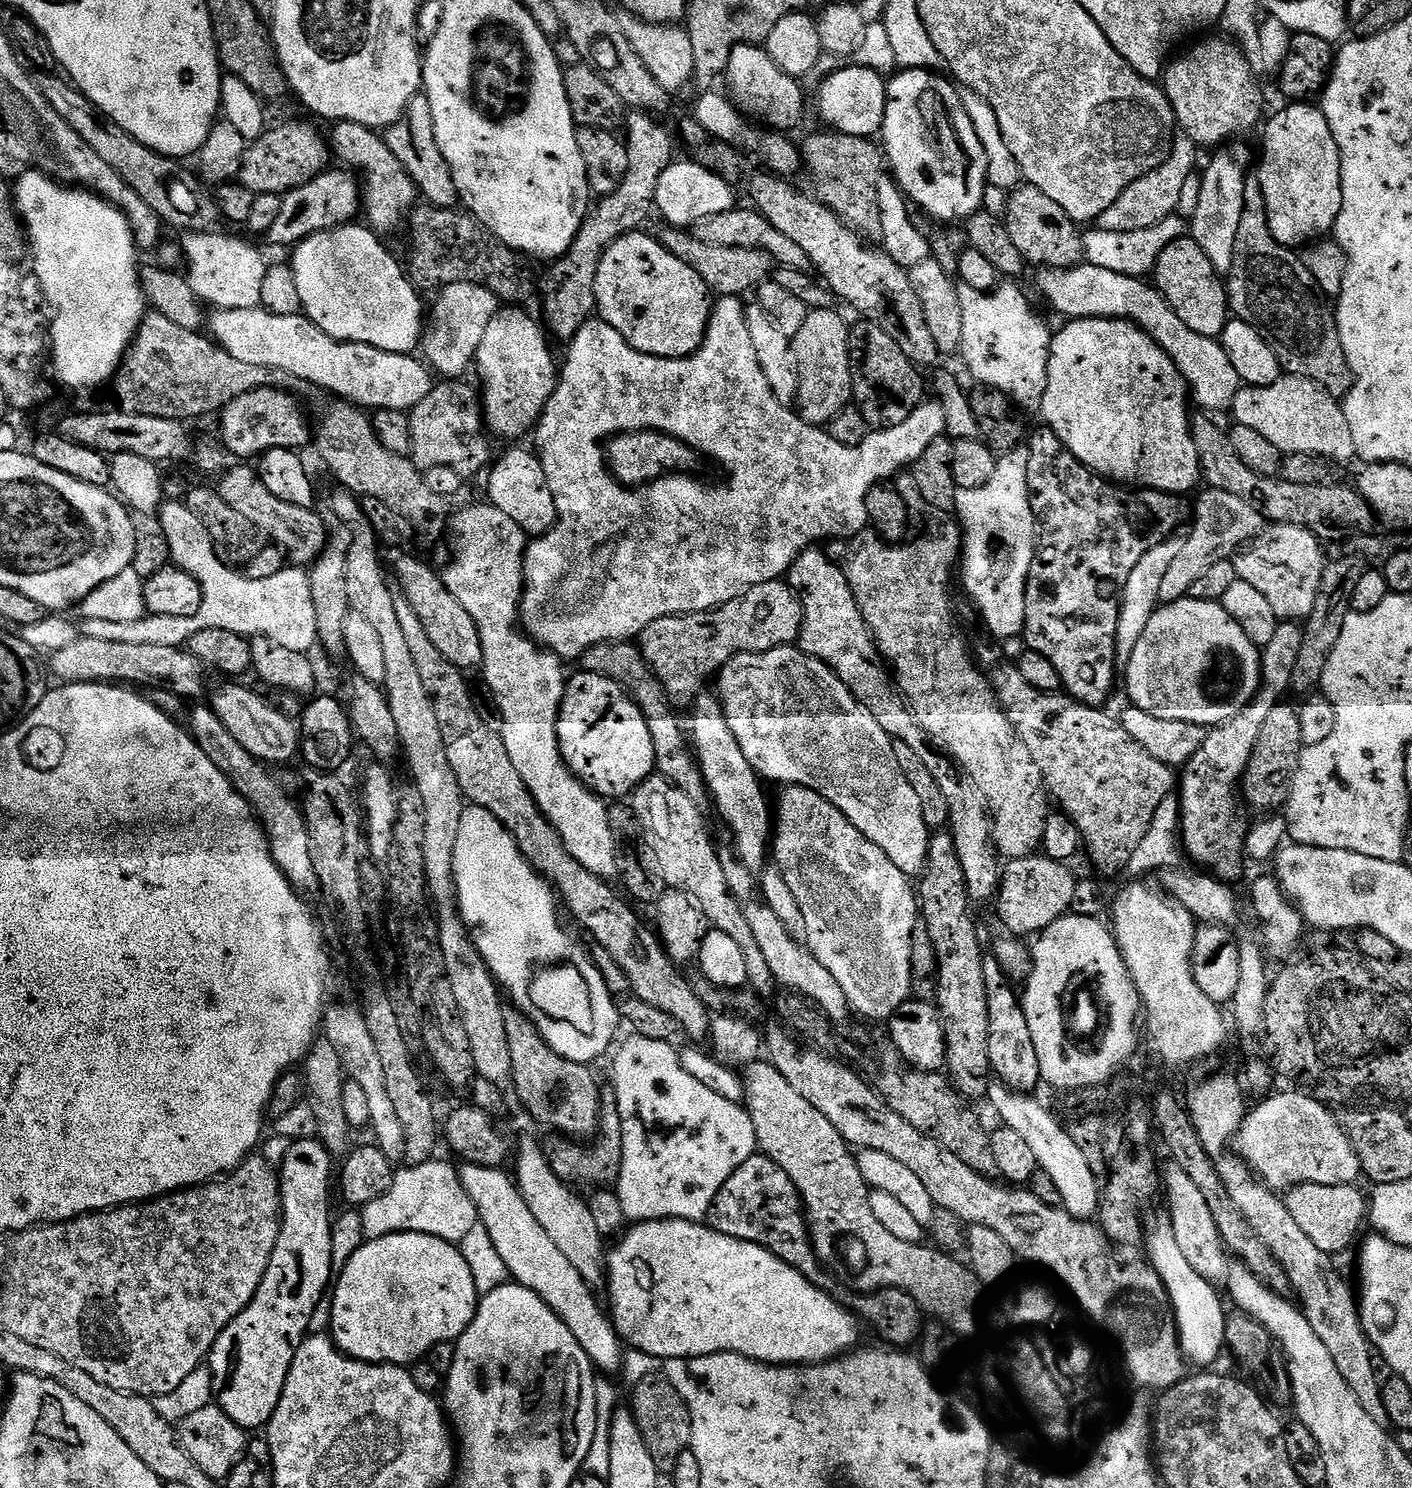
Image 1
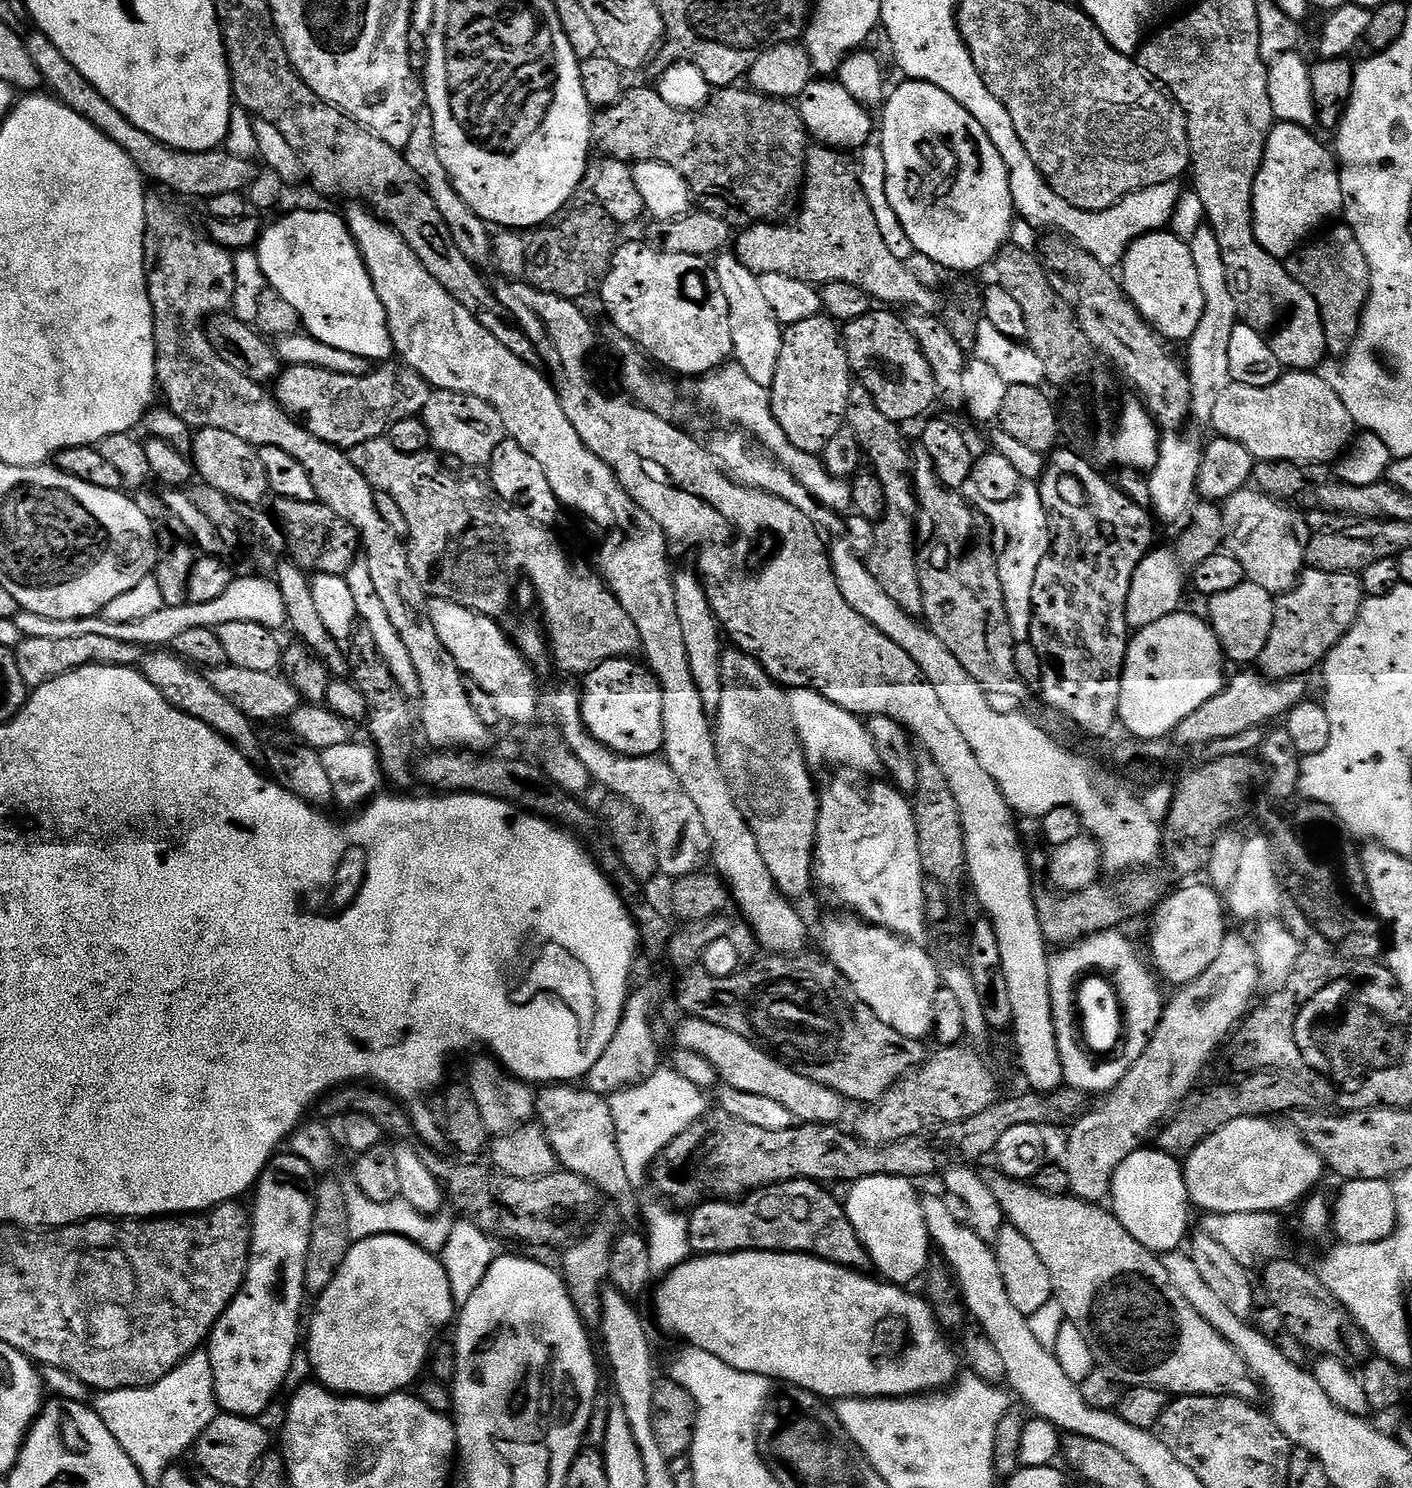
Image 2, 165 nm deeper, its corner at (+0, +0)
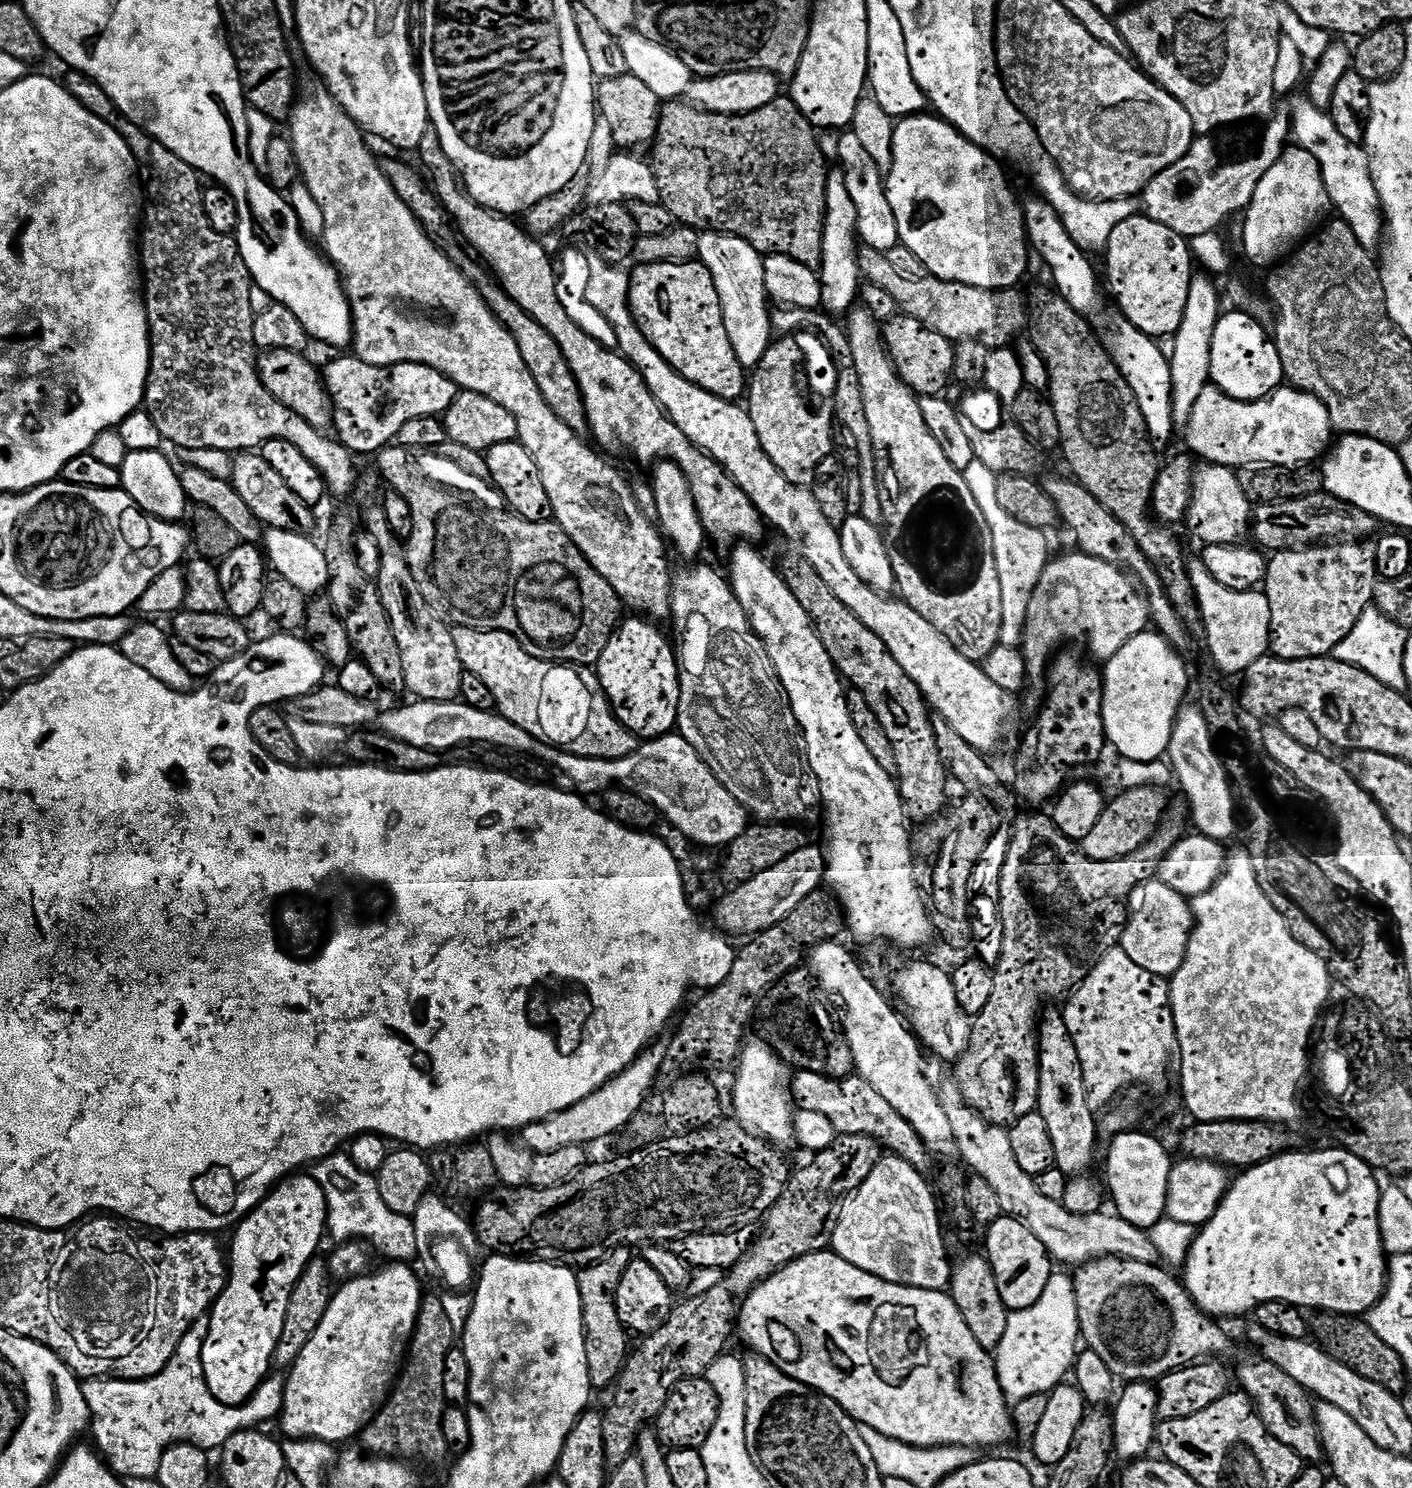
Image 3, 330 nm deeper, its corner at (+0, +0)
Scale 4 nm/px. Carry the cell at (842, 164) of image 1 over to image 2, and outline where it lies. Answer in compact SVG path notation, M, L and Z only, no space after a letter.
M812 146L808 148L808 159L807 172L802 181L802 197L804 196L804 205L800 208L800 217L797 218L796 224L792 224L789 228L772 228L771 223L761 222L758 224L753 224L741 231L740 236L735 237L734 240L734 254L740 260L742 266L746 266L746 270L750 270L756 276L765 276L766 274L786 274L786 278L798 278L798 282L806 282L813 286L823 286L829 284L830 282L850 282L854 286L858 286L861 290L865 292L869 298L873 301L881 300L884 304L901 304L904 308L912 308L908 310L915 310L920 314L932 314L941 307L942 301L936 297L938 294L936 288L927 288L922 286L922 282L918 282L918 278L914 278L914 274L910 274L910 270L906 270L903 260L894 258L894 254L890 254L890 250L886 247L886 241L882 239L882 234L878 230L878 222L874 219L874 210L870 210L870 202L866 198L866 194L862 190L860 185L860 179L856 176L856 168L847 160L849 158L843 151L837 150L835 148L829 148L825 146Z

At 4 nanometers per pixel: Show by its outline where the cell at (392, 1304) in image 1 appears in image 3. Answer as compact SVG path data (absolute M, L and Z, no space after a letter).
M404 1262L385 1265L377 1272L369 1270L363 1276L345 1280L333 1291L330 1306L326 1314L322 1314L318 1330L314 1330L314 1338L306 1342L306 1350L298 1354L284 1382L284 1411L278 1417L278 1424L284 1427L285 1437L322 1440L333 1446L355 1441L352 1439L363 1433L387 1402L408 1355L408 1343L412 1340L420 1313L422 1291L412 1266Z

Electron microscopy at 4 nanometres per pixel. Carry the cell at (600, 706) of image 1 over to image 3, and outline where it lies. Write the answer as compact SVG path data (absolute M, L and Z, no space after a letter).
M647 618L625 619L606 642L602 658L594 665L596 679L608 699L612 713L641 741L657 740L677 727L680 697L680 666L678 652Z

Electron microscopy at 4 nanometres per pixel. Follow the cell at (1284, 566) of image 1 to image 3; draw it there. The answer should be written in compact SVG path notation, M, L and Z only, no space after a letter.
M1208 464L1204 469L1197 471L1194 476L1192 486L1192 500L1188 503L1186 521L1188 528L1201 540L1201 545L1209 544L1238 544L1245 539L1244 535L1249 535L1250 525L1254 520L1254 504L1250 499L1246 484L1243 479L1236 477L1237 473L1233 469L1221 464Z

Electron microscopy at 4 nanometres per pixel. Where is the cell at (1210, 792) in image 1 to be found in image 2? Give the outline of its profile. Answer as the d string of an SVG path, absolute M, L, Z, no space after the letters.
M1305 567L1300 574L1300 581L1288 592L1274 600L1274 626L1270 626L1270 638L1266 638L1266 646L1258 661L1258 668L1269 680L1294 680L1303 677L1303 672L1311 668L1319 669L1330 650L1352 629L1358 618L1360 606L1364 603L1364 587L1354 572L1327 572L1317 568Z

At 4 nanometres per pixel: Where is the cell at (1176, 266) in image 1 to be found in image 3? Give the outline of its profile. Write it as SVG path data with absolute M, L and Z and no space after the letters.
M1137 214L1114 229L1103 256L1108 267L1106 288L1112 291L1119 312L1143 334L1153 338L1175 337L1178 326L1182 326L1182 314L1186 314L1186 298L1190 298L1190 282L1194 275L1189 241L1182 234L1174 234L1170 226Z

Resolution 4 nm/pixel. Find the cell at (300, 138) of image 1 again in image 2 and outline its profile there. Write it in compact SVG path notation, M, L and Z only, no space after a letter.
M36 30L33 33L33 36L29 35L26 40L28 53L30 58L34 58L34 66L38 66L41 81L52 87L49 88L51 95L61 100L69 113L75 114L84 123L102 130L105 141L113 140L125 152L123 155L132 160L134 166L138 166L145 181L152 183L153 180L154 183L161 184L162 187L169 188L180 196L193 196L200 202L218 194L244 192L252 185L252 179L258 171L253 161L234 158L234 154L226 150L187 152L178 150L166 142L158 142L158 138L146 134L146 130L138 130L138 126L134 126L130 118L114 110L114 106L110 106L110 102L106 102L106 98L98 94L94 85L86 82L86 78L82 78L82 74L78 74L78 70L74 70L74 66L66 62L66 54L62 54L62 50L58 50L58 46L54 46L44 32Z

